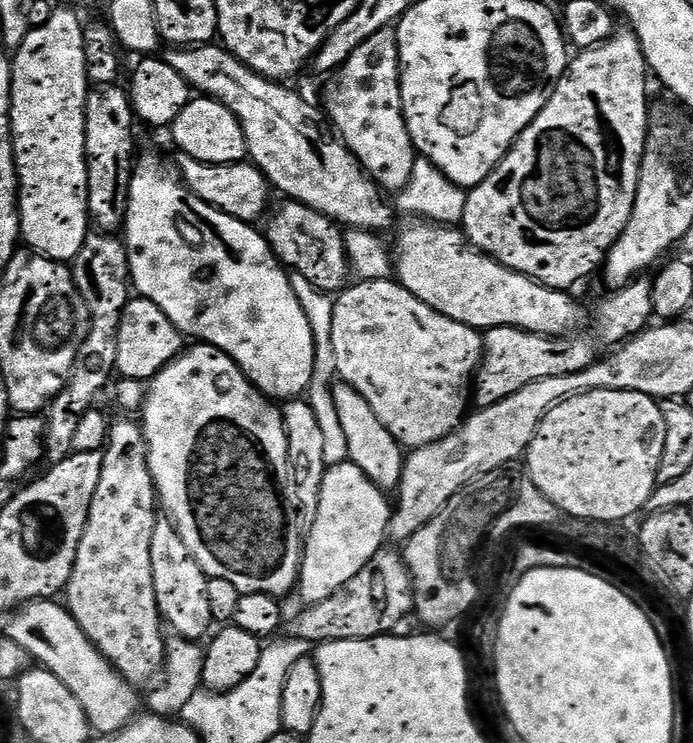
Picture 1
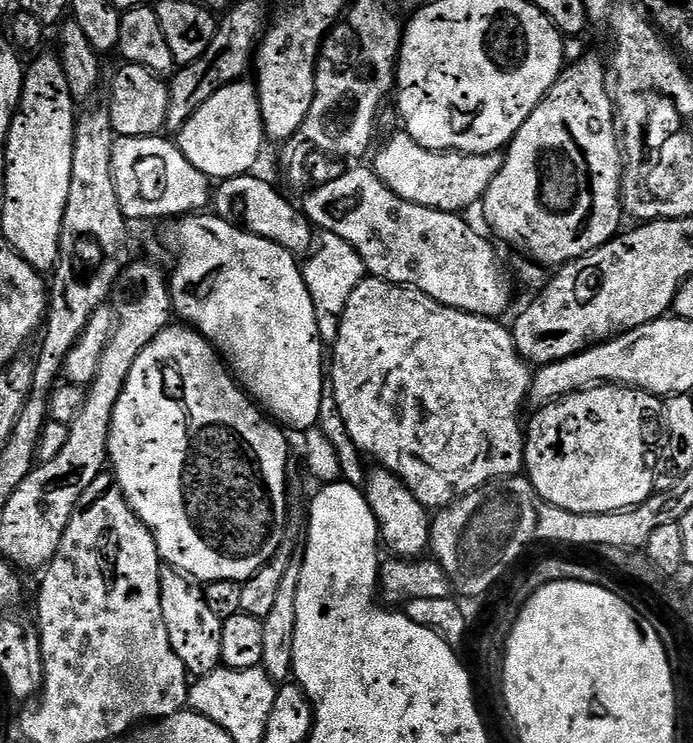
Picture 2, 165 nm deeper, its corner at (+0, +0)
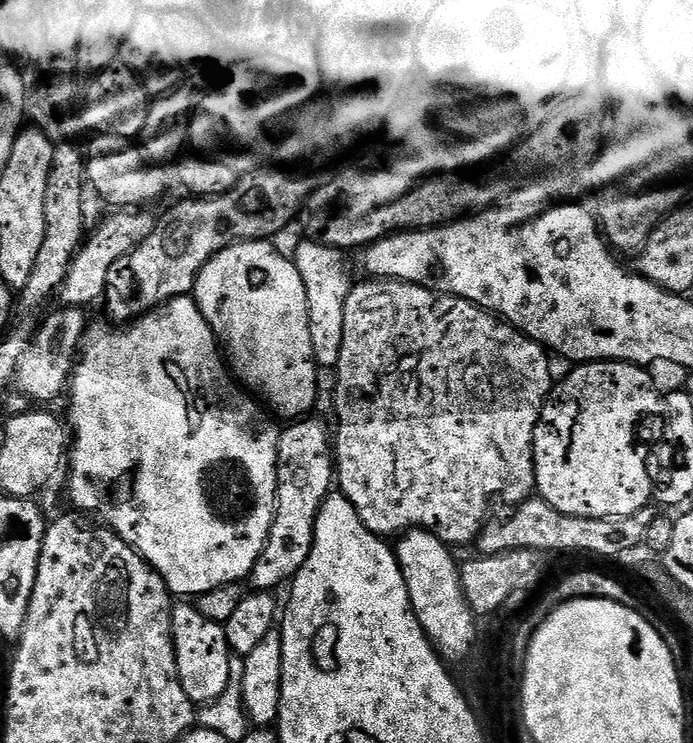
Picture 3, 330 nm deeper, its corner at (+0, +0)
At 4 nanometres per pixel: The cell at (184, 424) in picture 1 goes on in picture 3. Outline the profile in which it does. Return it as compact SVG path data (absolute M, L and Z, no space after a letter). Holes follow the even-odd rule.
M191 295L171 300L123 330L113 330L107 323L104 324L96 324L93 328L91 325L87 329L78 363L72 373L70 395L67 397L66 420L74 433L74 443L70 448L72 477L68 480L68 496L76 507L73 509L80 514L92 514L96 508L96 499L100 496L99 519L119 534L163 578L173 597L195 598L206 594L206 590L214 590L214 586L247 581L251 577L254 562L258 562L262 554L276 513L276 471L281 433L281 429L276 428L277 421L247 391L242 390L239 383L234 382L233 373L222 355L221 345Z

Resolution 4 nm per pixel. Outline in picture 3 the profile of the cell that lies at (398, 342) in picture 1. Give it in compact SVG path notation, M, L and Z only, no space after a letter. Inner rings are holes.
M377 279L372 284L357 283L351 294L346 298L346 322L344 323L344 333L342 334L342 354L338 358L334 369L336 375L336 428L334 424L334 476L338 481L339 495L345 496L350 502L350 506L354 506L354 510L358 510L358 518L362 518L362 522L366 527L374 533L375 536L381 538L396 538L405 532L412 531L413 528L425 528L428 532L434 533L439 540L449 546L457 546L456 544L468 544L479 537L480 531L483 530L488 516L488 503L491 500L505 500L511 506L519 506L529 499L536 492L536 463L532 457L532 443L534 442L534 434L536 427L540 421L540 415L544 409L544 401L548 399L548 393L554 387L554 379L552 380L552 368L548 365L549 353L543 344L538 344L531 340L529 336L525 336L511 324L495 317L490 312L485 312L479 308L477 304L472 304L468 300L462 300L458 296L451 294L443 294L444 296L435 296L431 292L431 287L421 286L419 284L405 284L403 282L393 282L390 280Z

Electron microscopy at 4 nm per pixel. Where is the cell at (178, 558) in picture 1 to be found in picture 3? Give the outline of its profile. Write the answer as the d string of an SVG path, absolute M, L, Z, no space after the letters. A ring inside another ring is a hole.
M180 602L172 609L172 641L176 651L178 678L182 682L182 690L192 699L193 705L203 706L214 703L227 690L230 680L230 662L234 657L232 647L226 642L224 625L210 622L210 618L198 614L195 603Z

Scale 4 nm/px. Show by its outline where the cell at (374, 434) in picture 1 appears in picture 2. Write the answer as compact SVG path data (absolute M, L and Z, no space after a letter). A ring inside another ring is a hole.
M377 467L377 472L368 476L368 485L362 491L380 528L383 547L388 547L393 557L401 560L419 560L429 551L432 539L432 520L429 509L418 502L415 494L408 489L398 476L387 468Z

